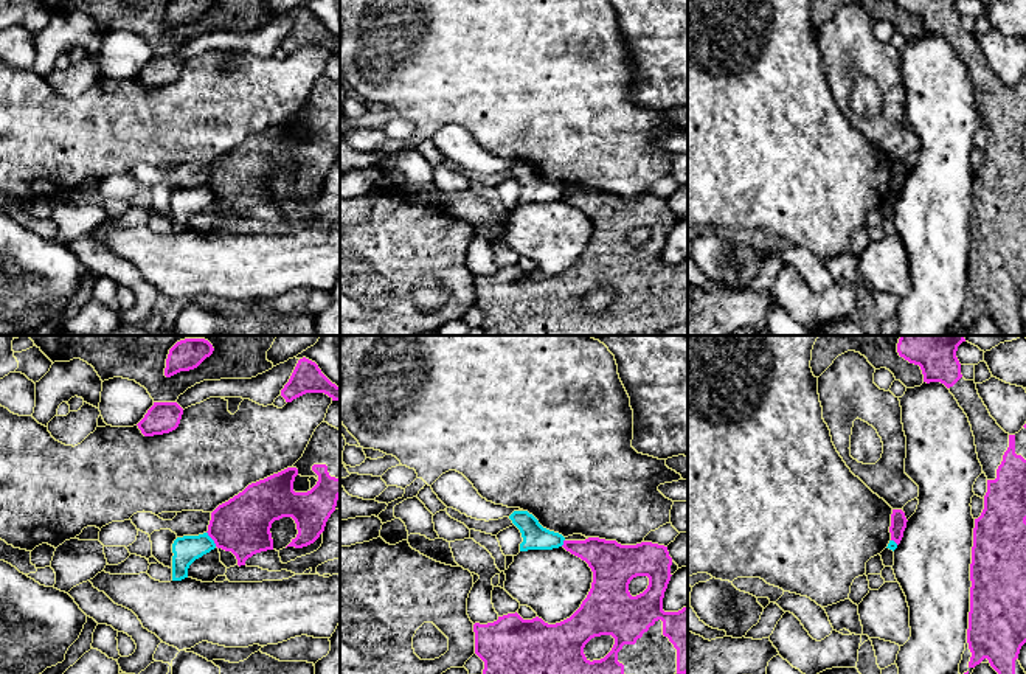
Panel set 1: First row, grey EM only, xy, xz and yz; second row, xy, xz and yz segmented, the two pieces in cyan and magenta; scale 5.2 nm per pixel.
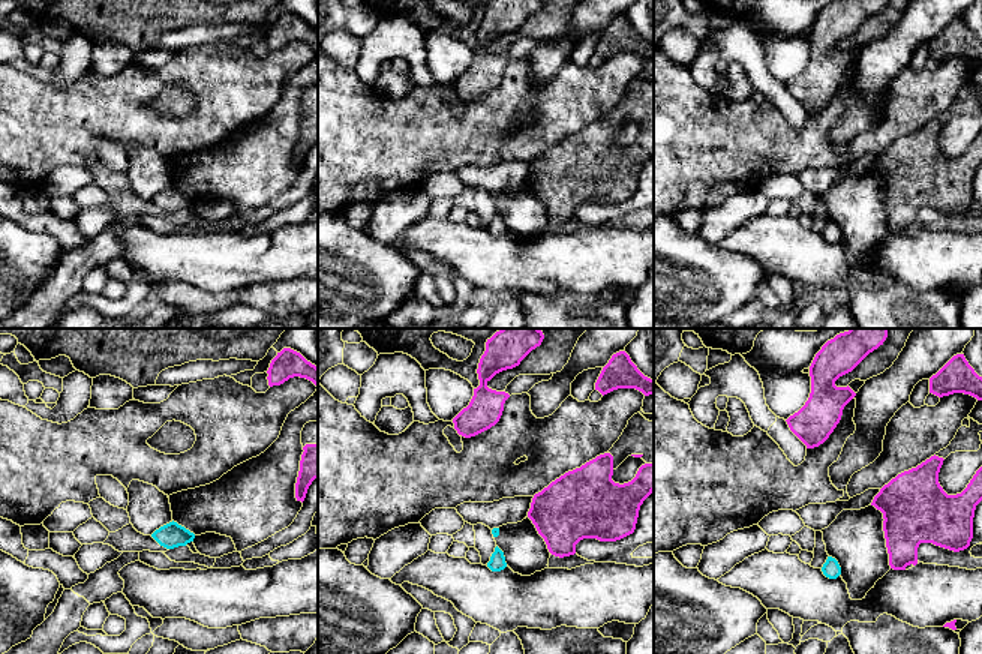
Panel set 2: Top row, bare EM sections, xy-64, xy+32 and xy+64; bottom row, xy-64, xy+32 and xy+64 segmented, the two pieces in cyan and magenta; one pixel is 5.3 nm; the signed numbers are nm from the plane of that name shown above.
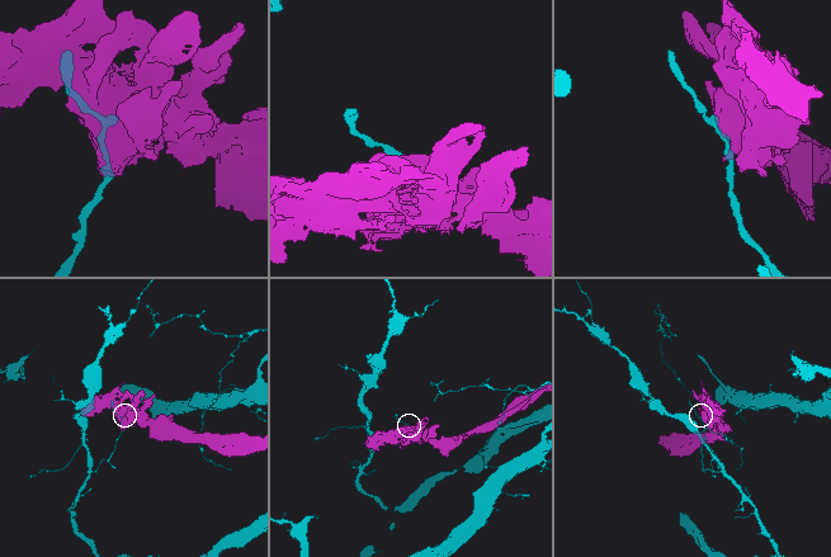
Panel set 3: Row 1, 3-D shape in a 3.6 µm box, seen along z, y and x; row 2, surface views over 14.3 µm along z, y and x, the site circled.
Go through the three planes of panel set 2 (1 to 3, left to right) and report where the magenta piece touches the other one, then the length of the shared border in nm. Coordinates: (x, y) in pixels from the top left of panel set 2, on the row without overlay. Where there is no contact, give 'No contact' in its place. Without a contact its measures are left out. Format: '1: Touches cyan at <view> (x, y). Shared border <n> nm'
1: No contact
2: No contact
3: No contact

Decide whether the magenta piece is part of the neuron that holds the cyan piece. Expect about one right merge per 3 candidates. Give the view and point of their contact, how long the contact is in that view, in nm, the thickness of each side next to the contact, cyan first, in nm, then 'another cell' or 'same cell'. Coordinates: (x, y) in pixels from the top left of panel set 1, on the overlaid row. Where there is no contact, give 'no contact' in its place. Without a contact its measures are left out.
xy (211, 539) | 90 nm | 140/300 nm | another cell

